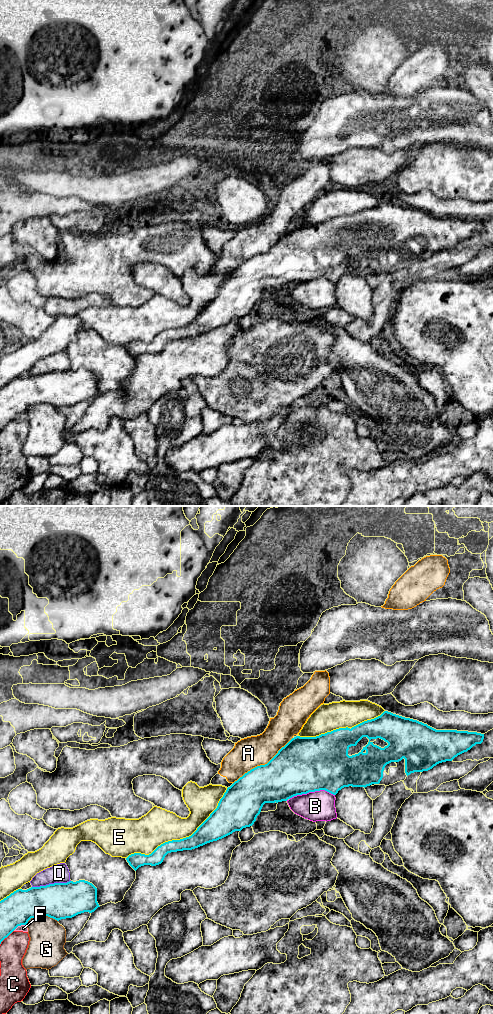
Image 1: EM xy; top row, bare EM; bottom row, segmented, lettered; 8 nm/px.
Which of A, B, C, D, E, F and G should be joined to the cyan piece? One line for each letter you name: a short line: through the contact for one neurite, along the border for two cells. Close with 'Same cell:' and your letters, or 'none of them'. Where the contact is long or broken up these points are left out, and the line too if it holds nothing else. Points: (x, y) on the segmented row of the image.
Same cell: none of them

